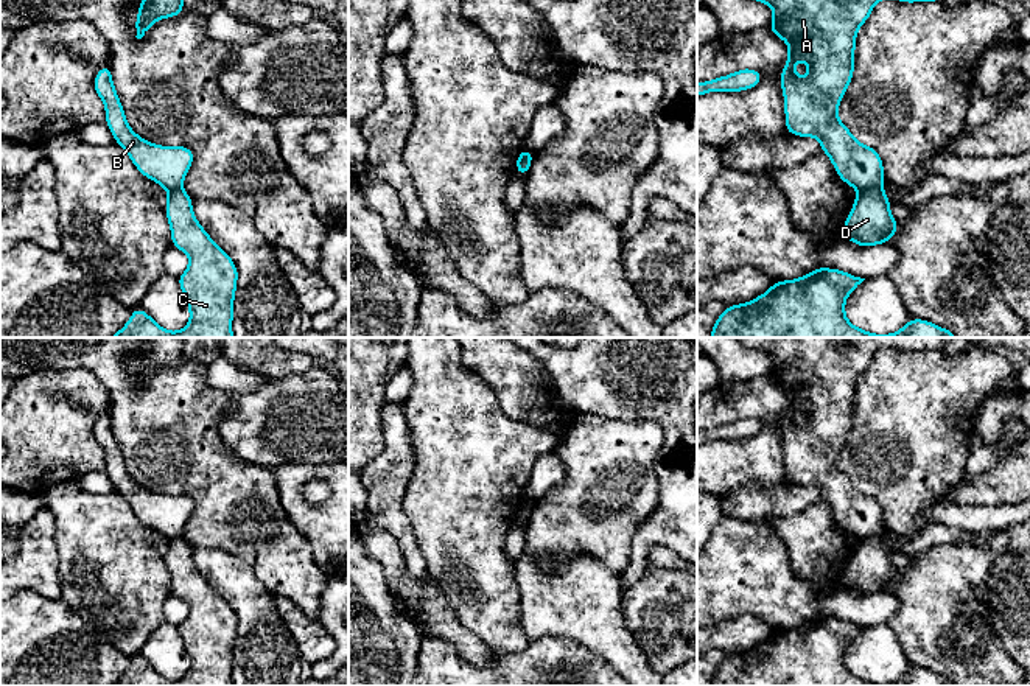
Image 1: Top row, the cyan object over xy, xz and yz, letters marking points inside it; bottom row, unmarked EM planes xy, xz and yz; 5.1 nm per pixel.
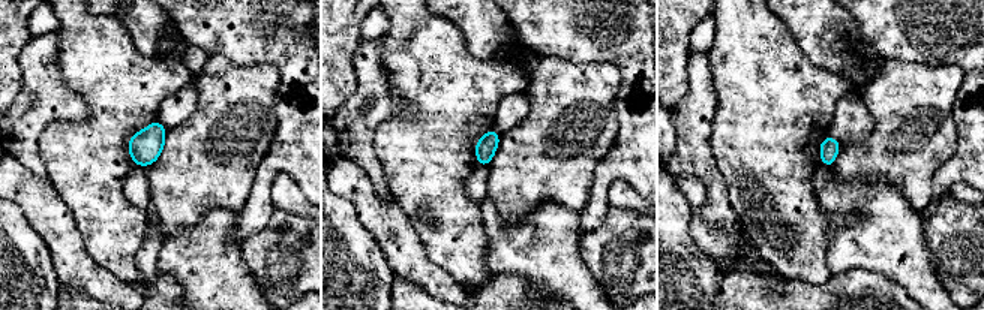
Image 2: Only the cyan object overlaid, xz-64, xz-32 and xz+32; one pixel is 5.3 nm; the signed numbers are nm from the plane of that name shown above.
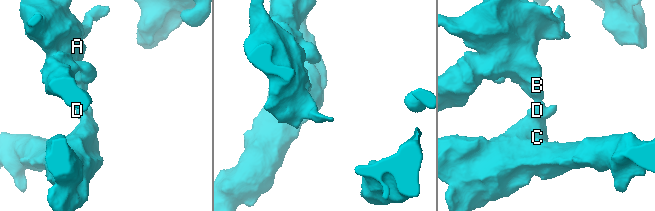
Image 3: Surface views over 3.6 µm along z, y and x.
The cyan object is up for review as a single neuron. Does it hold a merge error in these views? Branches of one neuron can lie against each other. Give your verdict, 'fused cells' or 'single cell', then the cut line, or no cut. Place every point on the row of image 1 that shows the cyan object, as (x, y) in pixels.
fused cells | yz (881, 188), (864, 188), (859, 192)

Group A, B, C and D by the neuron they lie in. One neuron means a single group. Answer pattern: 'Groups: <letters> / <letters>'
Groups: A B / C D

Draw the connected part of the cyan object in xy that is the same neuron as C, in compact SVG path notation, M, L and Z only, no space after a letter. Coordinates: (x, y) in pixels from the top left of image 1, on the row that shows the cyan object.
M182 188L168 191L165 215L171 244L190 257L187 271L177 277L191 314L188 325L180 331L166 331L138 306L110 338L233 338L238 269L198 222L191 205L193 199Z

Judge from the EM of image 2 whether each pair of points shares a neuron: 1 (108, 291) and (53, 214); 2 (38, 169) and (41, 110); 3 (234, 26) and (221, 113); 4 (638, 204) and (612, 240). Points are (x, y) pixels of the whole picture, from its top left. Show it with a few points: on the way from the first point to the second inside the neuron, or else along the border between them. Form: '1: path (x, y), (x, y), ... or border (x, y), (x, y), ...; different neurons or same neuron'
1: path (89, 271), (68, 250), (60, 234); same neuron
2: path (29, 154), (29, 125); same neuron
3: border (212, 54), (221, 54), (242, 65), (264, 65); different neurons
4: border (611, 205), (641, 213); different neurons

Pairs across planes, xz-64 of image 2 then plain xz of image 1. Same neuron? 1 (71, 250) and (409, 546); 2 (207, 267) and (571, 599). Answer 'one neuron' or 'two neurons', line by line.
1: two neurons
2: one neuron

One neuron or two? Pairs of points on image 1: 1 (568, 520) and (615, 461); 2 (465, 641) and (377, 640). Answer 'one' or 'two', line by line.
1: one
2: two

